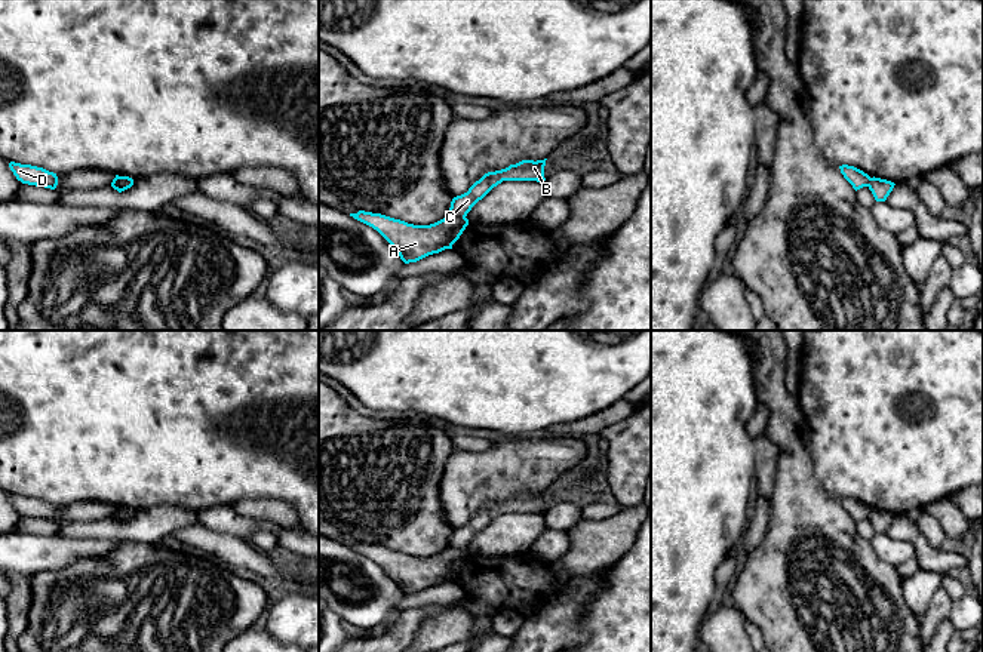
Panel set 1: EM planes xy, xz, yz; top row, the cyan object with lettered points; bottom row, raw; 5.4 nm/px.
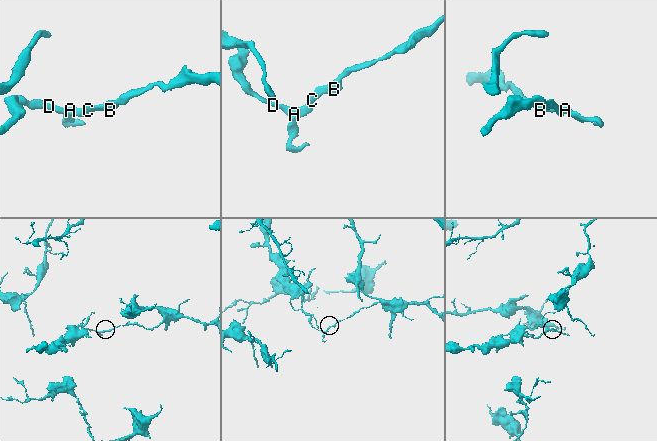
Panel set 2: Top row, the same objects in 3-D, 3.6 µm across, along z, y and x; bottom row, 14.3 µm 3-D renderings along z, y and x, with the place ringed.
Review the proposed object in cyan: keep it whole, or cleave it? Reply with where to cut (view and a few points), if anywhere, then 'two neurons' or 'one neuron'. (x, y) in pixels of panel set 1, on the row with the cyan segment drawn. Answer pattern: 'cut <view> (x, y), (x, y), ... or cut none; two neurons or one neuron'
cut none; one neuron

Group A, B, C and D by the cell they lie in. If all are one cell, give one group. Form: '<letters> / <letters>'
A B C D

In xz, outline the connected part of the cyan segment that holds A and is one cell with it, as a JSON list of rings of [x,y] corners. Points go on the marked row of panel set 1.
[[[522,160],[506,169],[485,173],[467,193],[452,199],[449,213],[443,219],[430,225],[414,225],[365,210],[350,213],[350,216],[377,230],[396,249],[405,264],[417,262],[428,255],[452,249],[469,225],[467,213],[503,181],[544,182],[546,160]]]

